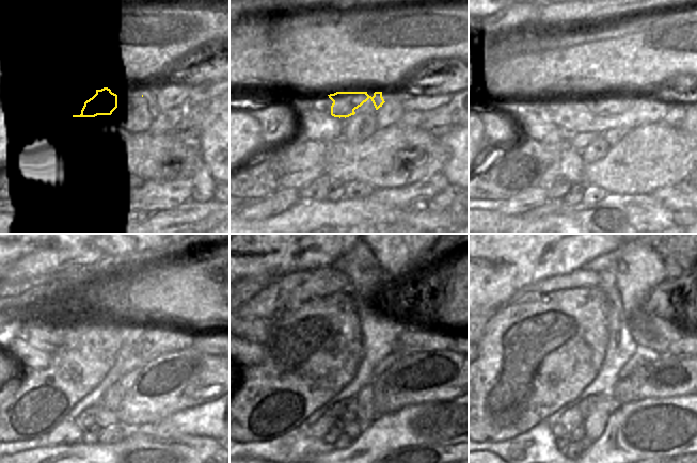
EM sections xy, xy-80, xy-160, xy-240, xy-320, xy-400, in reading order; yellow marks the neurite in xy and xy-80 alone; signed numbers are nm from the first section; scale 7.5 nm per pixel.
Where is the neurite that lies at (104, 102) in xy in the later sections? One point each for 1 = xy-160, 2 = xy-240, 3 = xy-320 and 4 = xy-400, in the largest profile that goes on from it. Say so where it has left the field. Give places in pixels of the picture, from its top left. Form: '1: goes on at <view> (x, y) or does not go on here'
1: goes on at xy-160 (610, 101)
2: goes on at xy-240 (144, 340)
3: goes on at xy-320 (412, 339)
4: goes on at xy-400 (685, 346)

